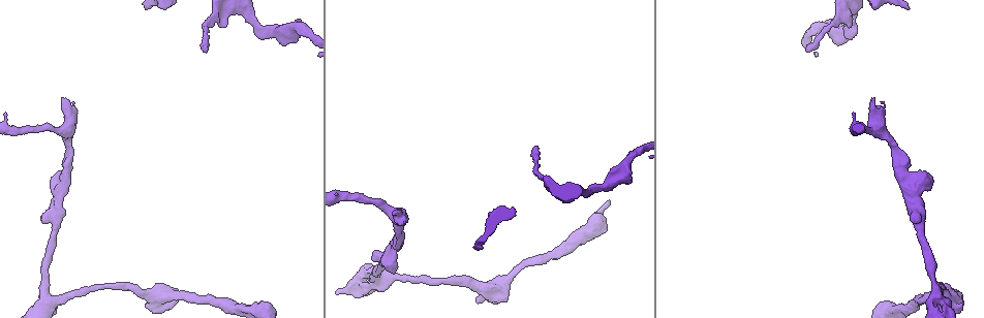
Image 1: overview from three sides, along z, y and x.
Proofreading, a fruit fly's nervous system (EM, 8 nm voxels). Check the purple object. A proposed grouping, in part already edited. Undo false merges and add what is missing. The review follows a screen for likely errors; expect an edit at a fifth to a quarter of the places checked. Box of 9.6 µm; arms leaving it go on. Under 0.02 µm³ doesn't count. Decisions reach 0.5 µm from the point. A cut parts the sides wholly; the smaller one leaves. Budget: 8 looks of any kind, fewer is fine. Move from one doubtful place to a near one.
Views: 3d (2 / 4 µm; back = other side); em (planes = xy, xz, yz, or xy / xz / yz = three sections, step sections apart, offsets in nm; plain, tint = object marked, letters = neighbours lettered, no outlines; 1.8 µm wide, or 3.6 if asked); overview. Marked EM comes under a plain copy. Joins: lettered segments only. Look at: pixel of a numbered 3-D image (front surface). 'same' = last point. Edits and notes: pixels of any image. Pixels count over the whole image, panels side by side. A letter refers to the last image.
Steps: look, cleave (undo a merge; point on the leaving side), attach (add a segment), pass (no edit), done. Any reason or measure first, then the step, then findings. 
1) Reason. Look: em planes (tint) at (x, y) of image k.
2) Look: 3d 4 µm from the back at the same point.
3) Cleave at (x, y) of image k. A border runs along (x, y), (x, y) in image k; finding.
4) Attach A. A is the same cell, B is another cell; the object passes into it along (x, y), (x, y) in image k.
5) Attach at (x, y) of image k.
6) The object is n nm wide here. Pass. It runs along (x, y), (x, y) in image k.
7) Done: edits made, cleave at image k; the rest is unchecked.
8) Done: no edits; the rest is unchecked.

Abrupt turn. Look: em yz step 16 (tint) at (51, 301) of image 1.

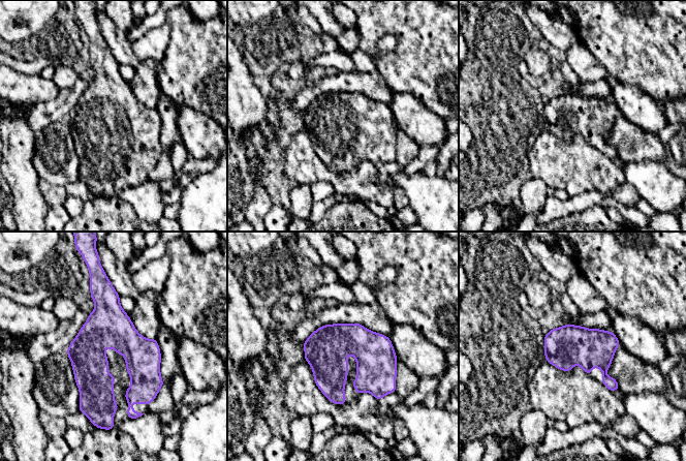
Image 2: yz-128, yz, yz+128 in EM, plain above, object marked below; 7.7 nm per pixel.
Look: em planes (letters) at the same point.

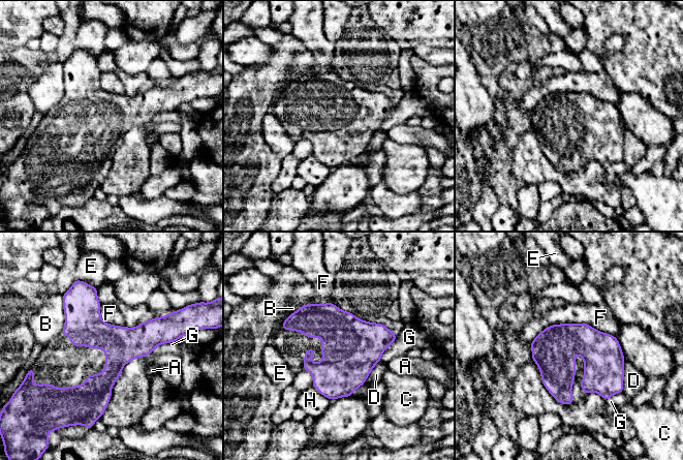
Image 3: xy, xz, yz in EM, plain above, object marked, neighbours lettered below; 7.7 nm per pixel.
The object is 280 nm wide here. Pass. A, B, C, D, E, F, G and H are other cells; all the same cell.

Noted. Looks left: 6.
Free end. Look: em planes (letters) at (146, 303) of image 1.

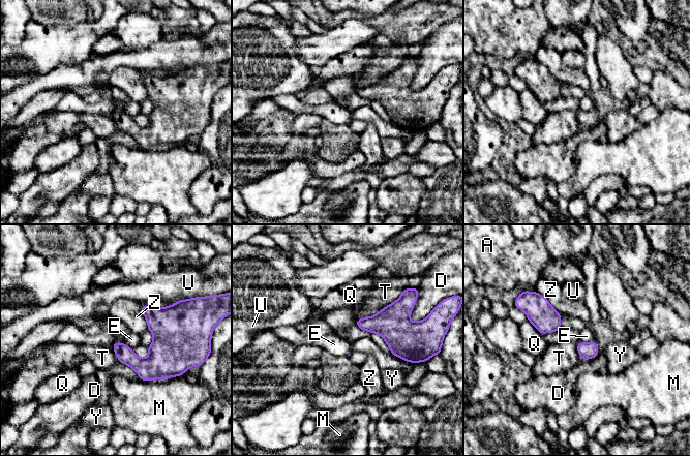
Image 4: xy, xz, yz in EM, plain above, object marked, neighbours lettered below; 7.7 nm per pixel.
Pass. A, D, E, M, Q, T, U, Y and Z are other cells; a border runs along (391, 354), (413, 363) in image 4; no lettered segment goes on from it.

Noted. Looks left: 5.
Branch stops here. Look: 3d 4 µm at (61, 98) of image 1.

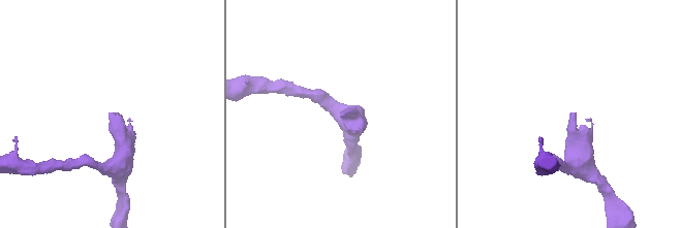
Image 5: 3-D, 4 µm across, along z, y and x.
Look: em planes (letters) at (344, 117) of image 5.

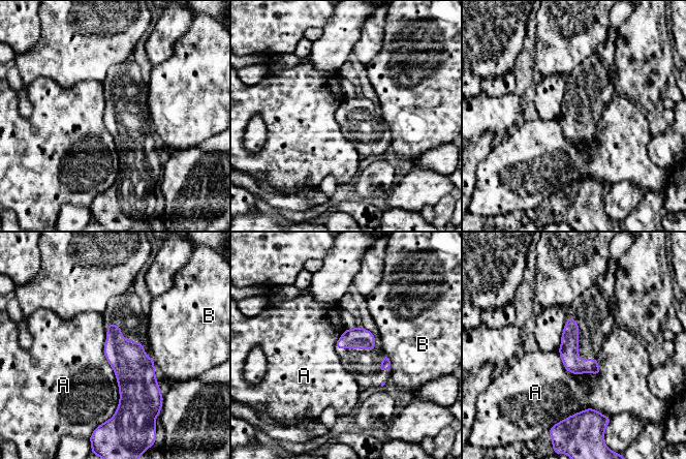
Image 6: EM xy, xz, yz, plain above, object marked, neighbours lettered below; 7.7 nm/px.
Pass. A and B are other cells; a border runs along (104, 341), (119, 392), (110, 419) in image 6; no lettered segment goes on from it.

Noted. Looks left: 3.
A fork. Look: 3d 2 µm at (57, 200) of image 1.

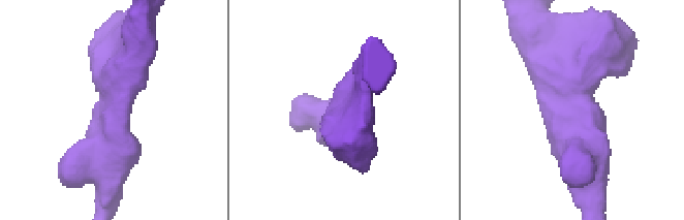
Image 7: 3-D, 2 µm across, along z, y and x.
3 arms meet here; the arms are 220, 280, 280 nm wide. Look: em xz step 16 (letters) at (570, 103) of image 7.

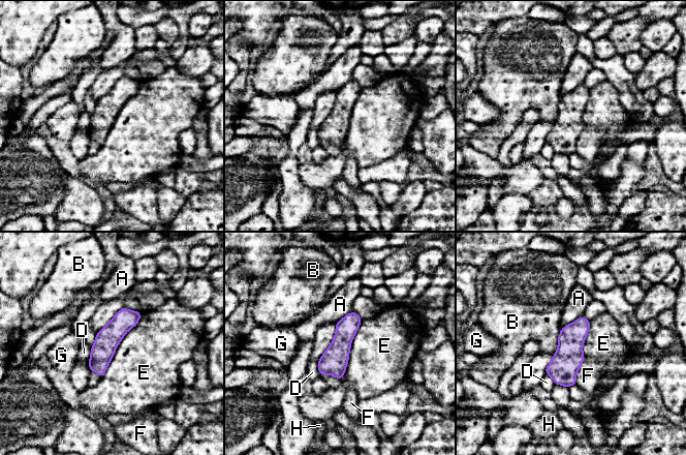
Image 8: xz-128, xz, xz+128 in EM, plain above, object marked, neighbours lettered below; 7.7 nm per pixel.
Look: em planes (letters) at the same point.

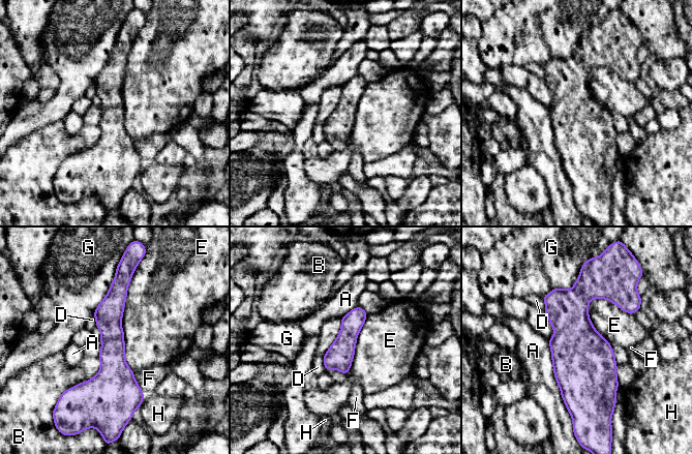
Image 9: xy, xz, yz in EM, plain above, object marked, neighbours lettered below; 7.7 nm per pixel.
The longest contact is with E, 750 nm. Pass. A, B, D, E, F, G and H are other cells; it runs along (119, 280), (112, 306), (109, 404) in image 9; continuous, no second cell.

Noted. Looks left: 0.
Done: no edits; the rest is unchecked.

